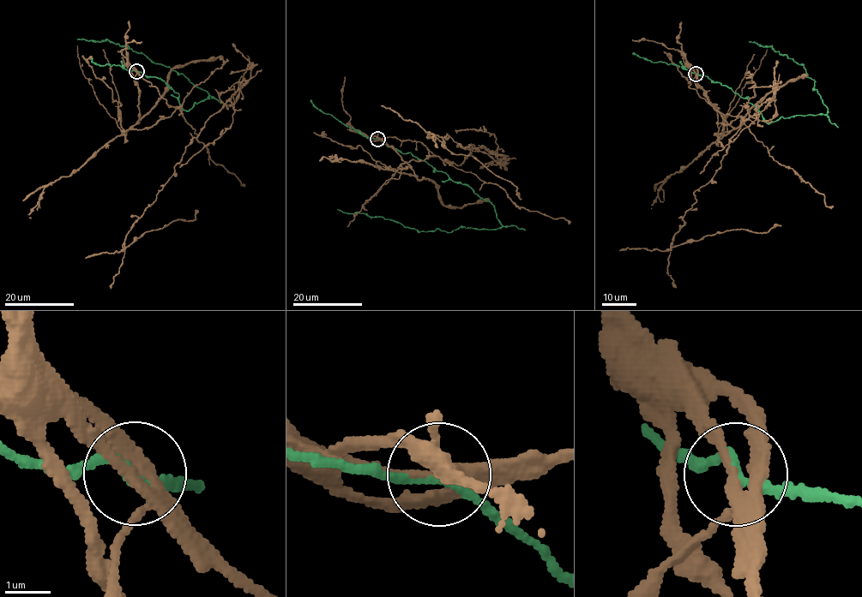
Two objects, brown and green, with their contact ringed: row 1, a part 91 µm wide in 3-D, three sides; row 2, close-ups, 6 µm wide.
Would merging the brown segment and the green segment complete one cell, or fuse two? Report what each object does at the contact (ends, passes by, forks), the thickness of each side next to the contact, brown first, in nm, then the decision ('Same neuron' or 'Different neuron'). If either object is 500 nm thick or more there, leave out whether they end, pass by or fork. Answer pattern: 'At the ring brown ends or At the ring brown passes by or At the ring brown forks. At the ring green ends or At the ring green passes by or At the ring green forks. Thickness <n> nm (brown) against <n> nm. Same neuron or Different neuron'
At the ring brown forks. At the ring green passes by. Thickness 190 nm (brown) against 200 nm. Different neuron

